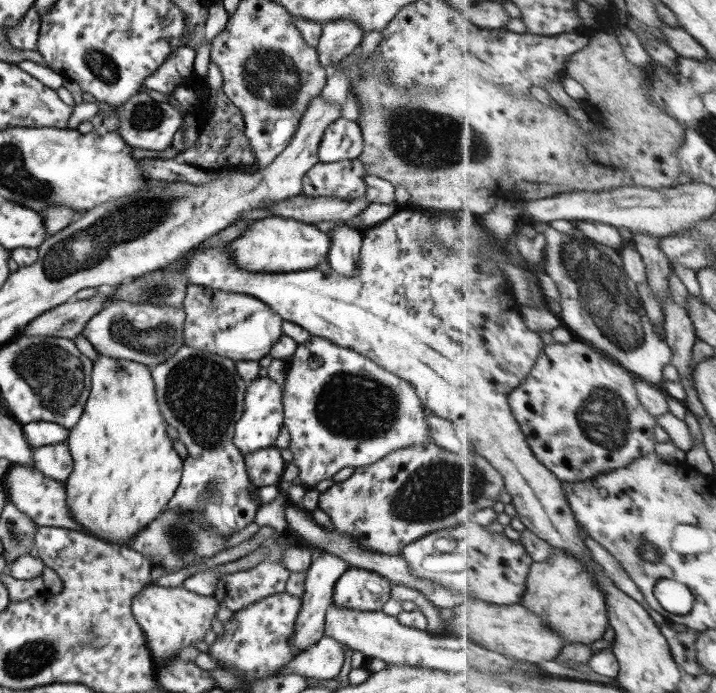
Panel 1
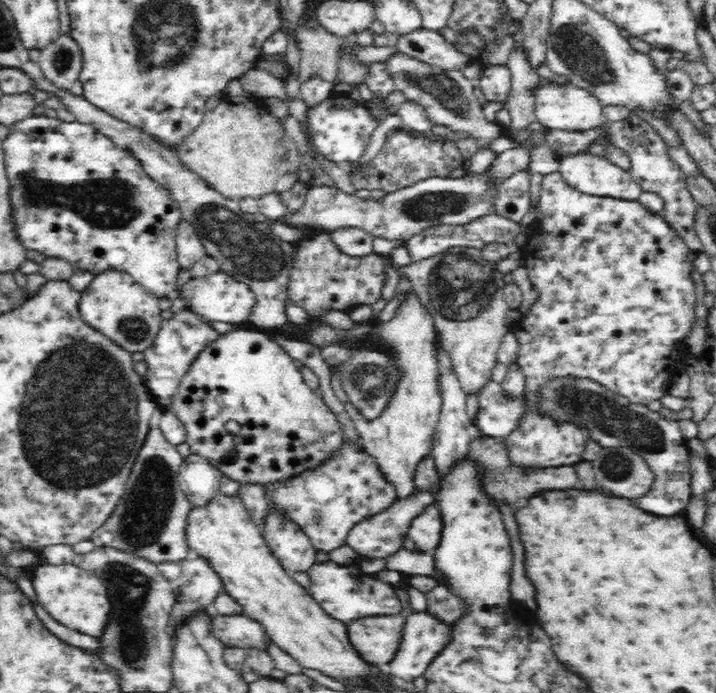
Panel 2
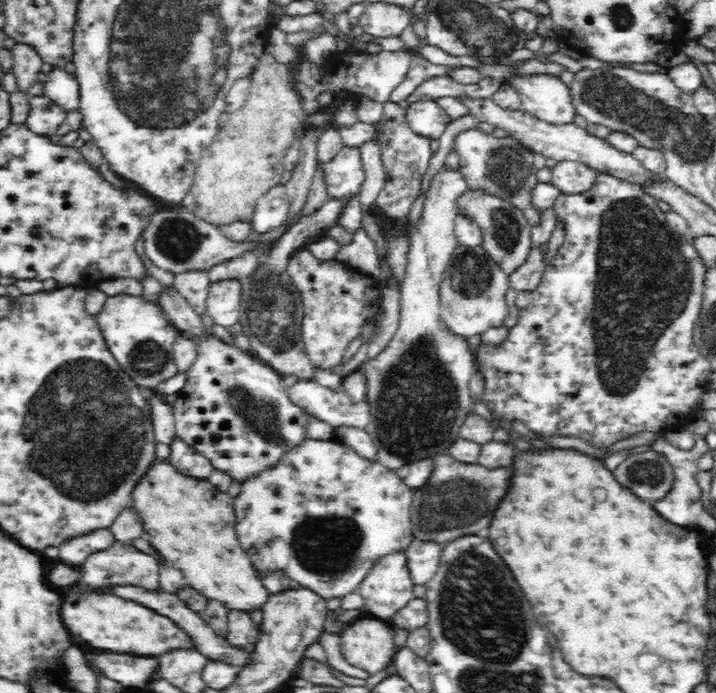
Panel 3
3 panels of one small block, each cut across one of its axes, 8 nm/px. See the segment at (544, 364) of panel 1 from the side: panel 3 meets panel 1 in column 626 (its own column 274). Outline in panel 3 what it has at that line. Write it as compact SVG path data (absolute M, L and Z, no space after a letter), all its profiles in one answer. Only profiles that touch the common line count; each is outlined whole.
M172 286L163 287L158 305L196 347L196 358L186 371L186 383L172 406L177 438L239 483L275 467L292 448L308 439L312 415L292 400L291 389L282 381L284 376L272 365L253 351L246 352L210 334L200 315Z

